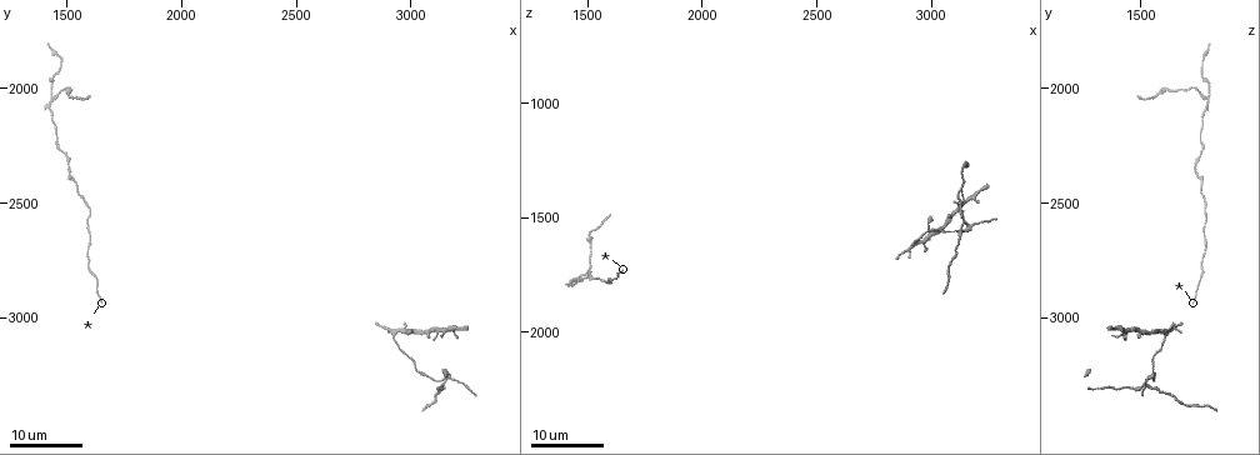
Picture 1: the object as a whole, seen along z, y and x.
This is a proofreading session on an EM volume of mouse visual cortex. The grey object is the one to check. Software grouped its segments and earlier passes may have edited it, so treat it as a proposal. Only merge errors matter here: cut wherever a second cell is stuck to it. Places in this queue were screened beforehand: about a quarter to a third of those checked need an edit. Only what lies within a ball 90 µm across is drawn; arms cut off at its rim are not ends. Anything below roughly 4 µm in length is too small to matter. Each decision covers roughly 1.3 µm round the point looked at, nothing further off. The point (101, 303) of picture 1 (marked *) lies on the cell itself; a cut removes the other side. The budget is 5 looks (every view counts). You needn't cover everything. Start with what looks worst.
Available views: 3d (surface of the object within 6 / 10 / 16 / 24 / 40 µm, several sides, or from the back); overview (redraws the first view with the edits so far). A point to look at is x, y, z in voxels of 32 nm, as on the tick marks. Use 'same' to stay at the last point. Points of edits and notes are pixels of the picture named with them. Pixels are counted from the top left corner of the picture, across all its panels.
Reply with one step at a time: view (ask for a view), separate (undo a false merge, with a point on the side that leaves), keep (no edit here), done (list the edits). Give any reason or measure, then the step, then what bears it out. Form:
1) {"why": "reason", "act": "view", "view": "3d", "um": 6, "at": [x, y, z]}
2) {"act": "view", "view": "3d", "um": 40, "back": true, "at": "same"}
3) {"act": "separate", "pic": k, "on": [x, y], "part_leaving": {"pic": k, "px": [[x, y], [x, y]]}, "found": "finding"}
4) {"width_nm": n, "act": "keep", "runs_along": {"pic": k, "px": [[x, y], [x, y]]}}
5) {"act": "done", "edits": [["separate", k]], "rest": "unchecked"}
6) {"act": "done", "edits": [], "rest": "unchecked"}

{"why": "three arms meet", "act": "view", "view": "3d", "um": 16, "at": [1430, 2040, 1790]}

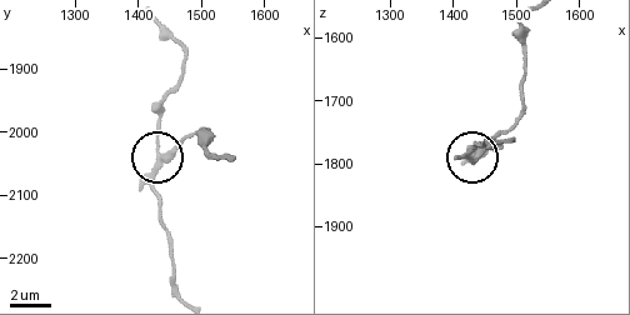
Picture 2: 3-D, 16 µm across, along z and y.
{"act": "view", "view": "3d", "um": 6, "at": [1440, 2040, 1790]}

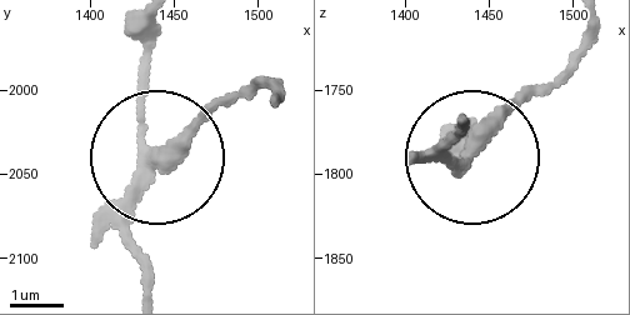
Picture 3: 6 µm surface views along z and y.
{"act": "separate", "pic": 3, "on": [180, 140], "part_leaving": {"pic": 3, "px": [[141, 179], [204, 116], [271, 90]]}, "found": "a second cell is stuck on"}

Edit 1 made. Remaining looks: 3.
{"act": "view", "view": "overview"}

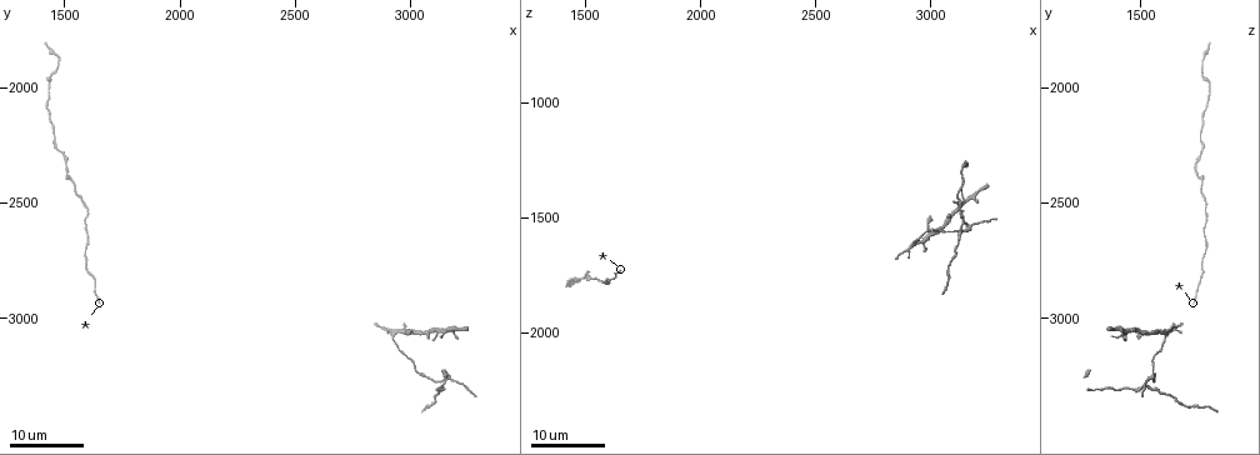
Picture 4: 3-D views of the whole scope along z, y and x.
{"why": "thin neck", "act": "view", "view": "3d", "um": 16, "at": [1510, 2350, 1730]}

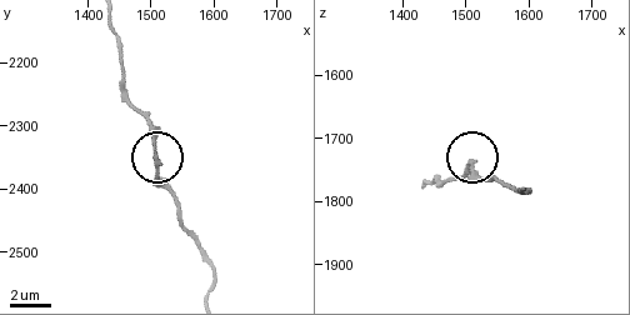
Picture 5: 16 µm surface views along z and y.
{"why": "zoom in", "act": "view", "view": "3d", "um": 6, "at": [1505, 2350, 1740]}

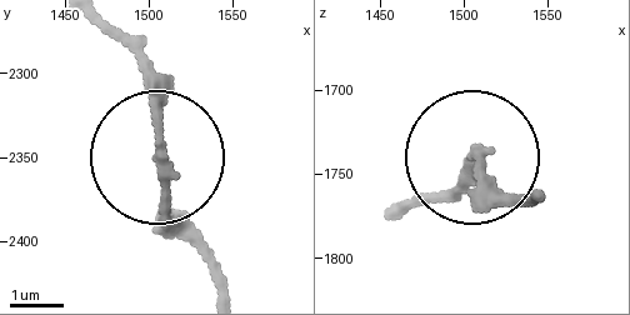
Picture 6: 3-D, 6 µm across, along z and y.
{"width_nm": 180, "act": "keep", "found": "all the same cell"}

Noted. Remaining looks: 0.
{"act": "done", "edits": [["separate", 3]], "rest": "unchecked"}

